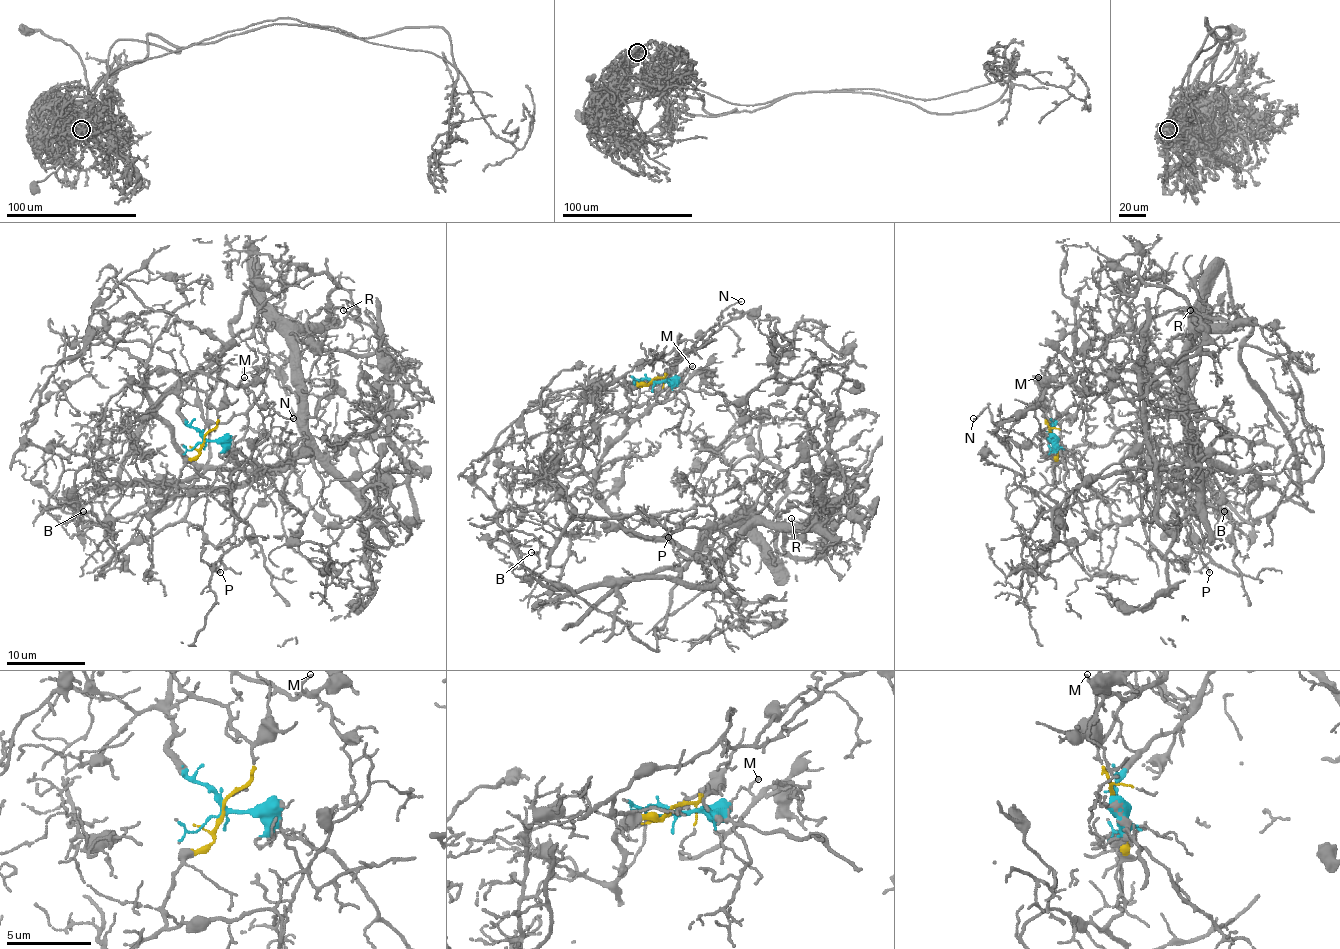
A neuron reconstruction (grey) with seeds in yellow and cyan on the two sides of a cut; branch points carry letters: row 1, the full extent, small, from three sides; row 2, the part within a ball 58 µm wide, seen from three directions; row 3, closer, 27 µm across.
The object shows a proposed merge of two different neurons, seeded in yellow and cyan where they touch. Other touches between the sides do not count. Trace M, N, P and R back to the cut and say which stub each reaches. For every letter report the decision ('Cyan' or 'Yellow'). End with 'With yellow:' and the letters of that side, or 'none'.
M: Cyan
N: Yellow
P: Yellow
R: Cyan
With yellow: N, P

